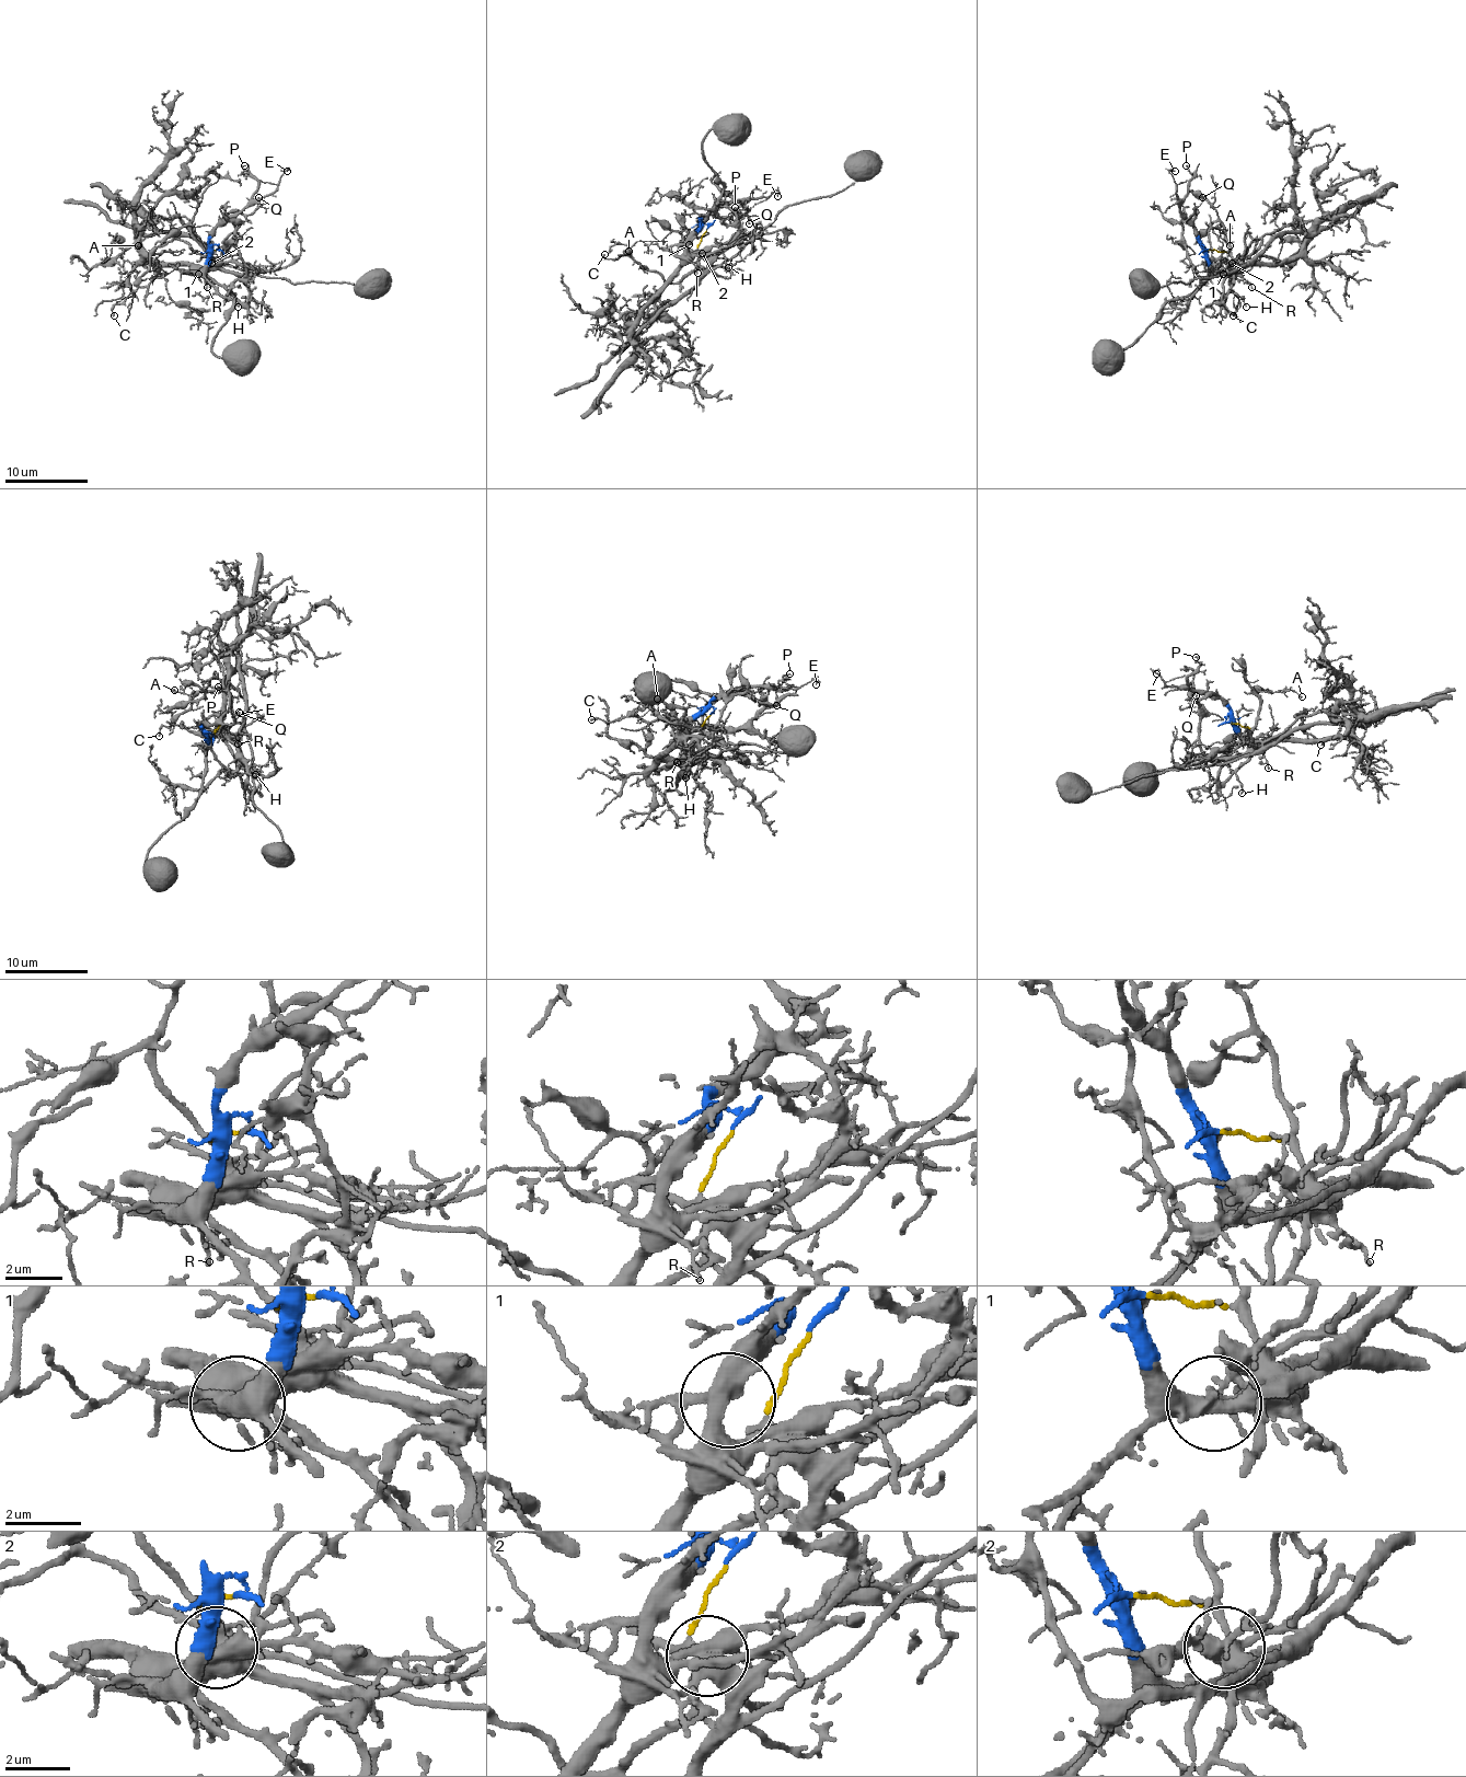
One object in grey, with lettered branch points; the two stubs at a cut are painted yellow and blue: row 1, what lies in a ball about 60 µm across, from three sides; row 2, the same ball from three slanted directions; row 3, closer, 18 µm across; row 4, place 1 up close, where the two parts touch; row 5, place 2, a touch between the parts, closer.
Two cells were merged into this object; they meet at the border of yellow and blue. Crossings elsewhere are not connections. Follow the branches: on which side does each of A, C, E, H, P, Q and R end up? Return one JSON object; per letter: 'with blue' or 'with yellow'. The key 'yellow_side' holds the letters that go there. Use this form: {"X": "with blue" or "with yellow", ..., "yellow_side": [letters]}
{"A": "with yellow", "C": "with yellow", "E": "with blue", "H": "with blue", "P": "with blue", "Q": "with blue", "R": "with yellow", "yellow_side": ["A", "C", "R"]}

